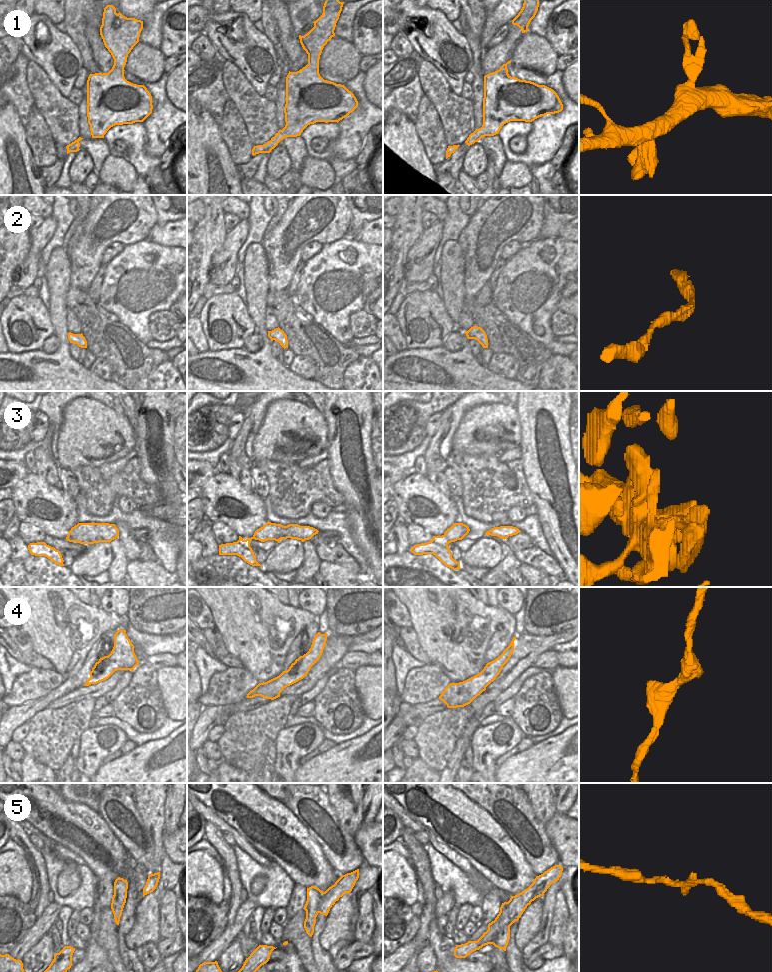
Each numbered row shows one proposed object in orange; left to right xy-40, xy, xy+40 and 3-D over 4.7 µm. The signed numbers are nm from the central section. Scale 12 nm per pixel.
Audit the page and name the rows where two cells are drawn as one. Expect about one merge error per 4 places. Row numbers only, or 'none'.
none

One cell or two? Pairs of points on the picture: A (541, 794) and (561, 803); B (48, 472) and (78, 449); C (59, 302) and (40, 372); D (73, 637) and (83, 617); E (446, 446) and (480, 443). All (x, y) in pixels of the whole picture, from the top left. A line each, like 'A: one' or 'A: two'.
A: two
B: two
C: one
D: one
E: two

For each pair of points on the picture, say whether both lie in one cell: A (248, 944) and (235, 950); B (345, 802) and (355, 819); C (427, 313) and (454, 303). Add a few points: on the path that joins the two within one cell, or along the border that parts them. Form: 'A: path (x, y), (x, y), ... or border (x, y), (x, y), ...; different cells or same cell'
A: border (236, 938), (245, 959); different cells
B: path (348, 806), (351, 815); same cell
C: border (442, 299), (445, 310), (454, 323), (455, 328); different cells

